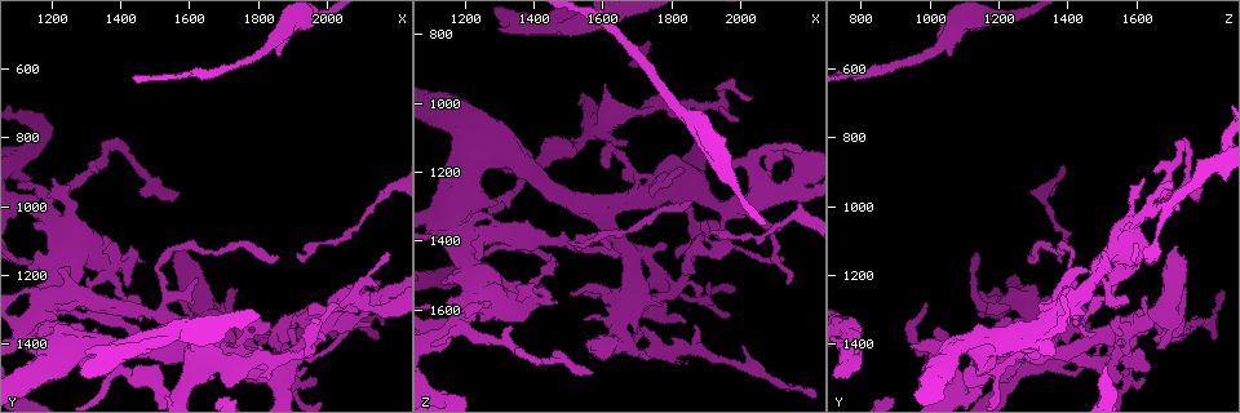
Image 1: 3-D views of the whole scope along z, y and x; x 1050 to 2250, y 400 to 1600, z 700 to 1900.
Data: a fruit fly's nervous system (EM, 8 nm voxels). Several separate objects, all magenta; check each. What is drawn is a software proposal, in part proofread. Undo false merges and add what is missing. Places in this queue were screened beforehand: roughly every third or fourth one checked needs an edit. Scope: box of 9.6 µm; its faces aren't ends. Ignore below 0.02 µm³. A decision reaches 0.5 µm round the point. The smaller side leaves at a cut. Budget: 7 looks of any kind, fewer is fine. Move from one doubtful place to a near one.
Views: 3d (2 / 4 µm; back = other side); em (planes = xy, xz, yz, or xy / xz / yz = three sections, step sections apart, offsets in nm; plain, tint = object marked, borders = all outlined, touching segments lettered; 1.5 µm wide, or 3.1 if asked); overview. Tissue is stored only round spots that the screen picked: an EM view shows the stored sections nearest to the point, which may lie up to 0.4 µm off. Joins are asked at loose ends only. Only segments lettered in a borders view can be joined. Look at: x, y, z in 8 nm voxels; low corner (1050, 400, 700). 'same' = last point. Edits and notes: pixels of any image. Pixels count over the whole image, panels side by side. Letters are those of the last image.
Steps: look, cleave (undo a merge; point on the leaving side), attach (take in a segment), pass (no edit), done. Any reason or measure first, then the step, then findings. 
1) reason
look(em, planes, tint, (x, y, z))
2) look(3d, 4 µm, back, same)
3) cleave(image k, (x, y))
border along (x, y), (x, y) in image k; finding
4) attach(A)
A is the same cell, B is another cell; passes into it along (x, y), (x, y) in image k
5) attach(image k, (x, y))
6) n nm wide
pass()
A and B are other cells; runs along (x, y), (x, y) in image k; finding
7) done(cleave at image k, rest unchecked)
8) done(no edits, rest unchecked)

a narrow waist
look(3d, 2 µm, (1830, 1490, 1570))

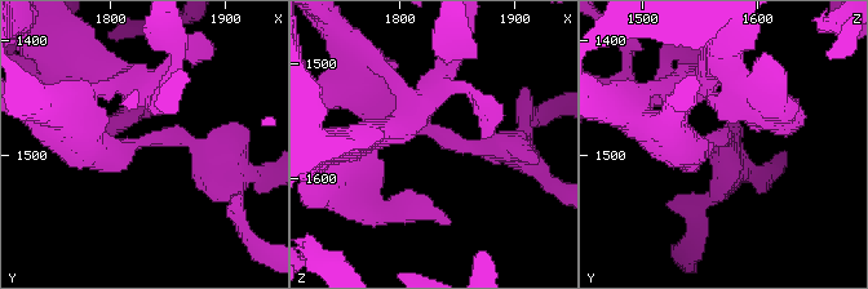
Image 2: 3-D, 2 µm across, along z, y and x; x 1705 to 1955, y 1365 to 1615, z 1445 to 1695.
arms of 220, 240 nm
look(em, xy, step 8, tint, (1834, 1490, 1562))

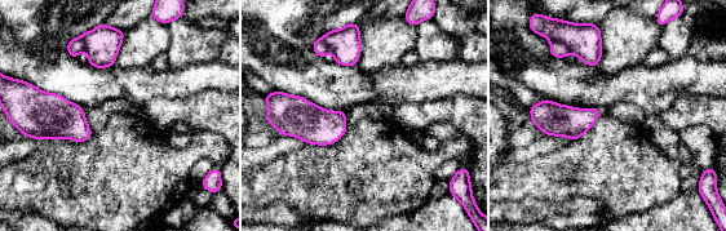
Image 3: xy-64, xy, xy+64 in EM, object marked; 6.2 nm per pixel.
look(em, planes, borders, same)

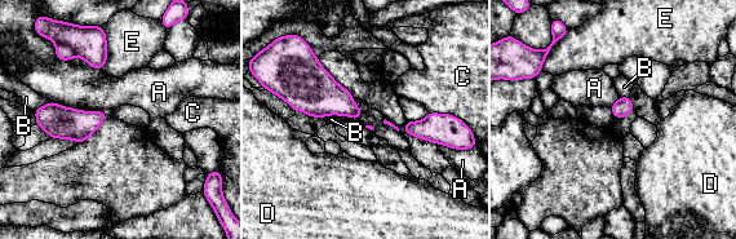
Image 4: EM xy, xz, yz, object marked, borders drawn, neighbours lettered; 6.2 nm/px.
80 nm wide
pass()
A, B, C, D and E are other cells; border along (323, 116), (349, 115), (353, 118) in image 4; one neuron here

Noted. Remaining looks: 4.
three-way junction
look(3d, 2 µm, (1670, 1420, 1420))

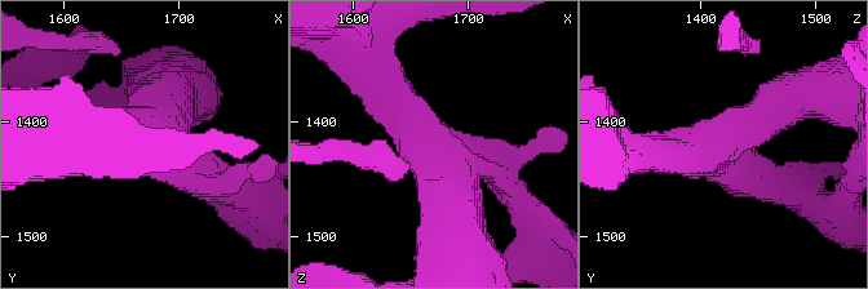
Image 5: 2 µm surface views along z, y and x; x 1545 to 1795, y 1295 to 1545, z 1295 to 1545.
look(em, xz, step 8, tint, (1664, 1410, 1424))

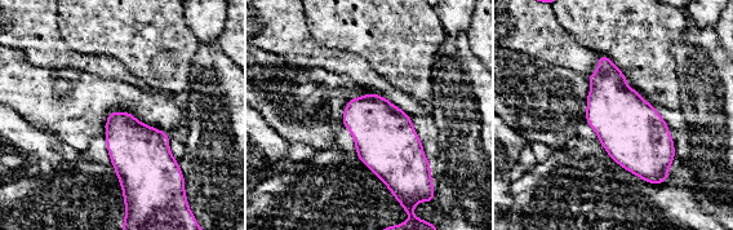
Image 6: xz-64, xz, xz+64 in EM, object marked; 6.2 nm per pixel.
cut it another way
look(em, planes, borders, same)

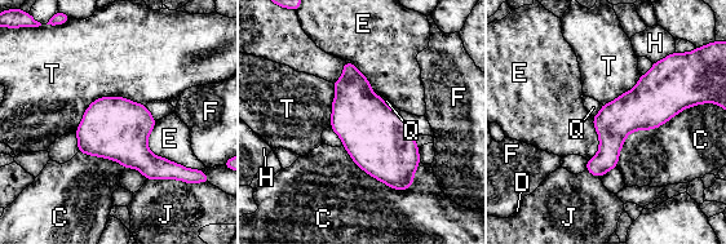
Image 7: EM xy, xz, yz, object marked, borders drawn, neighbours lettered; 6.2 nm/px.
400 nm wide
pass()
C, D, E, F, H, J, Q and T are other cells; border along (145, 103), (98, 97), (75, 129) in image 7; all the same neuron

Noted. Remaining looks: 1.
done(no edits, rest unchecked)

